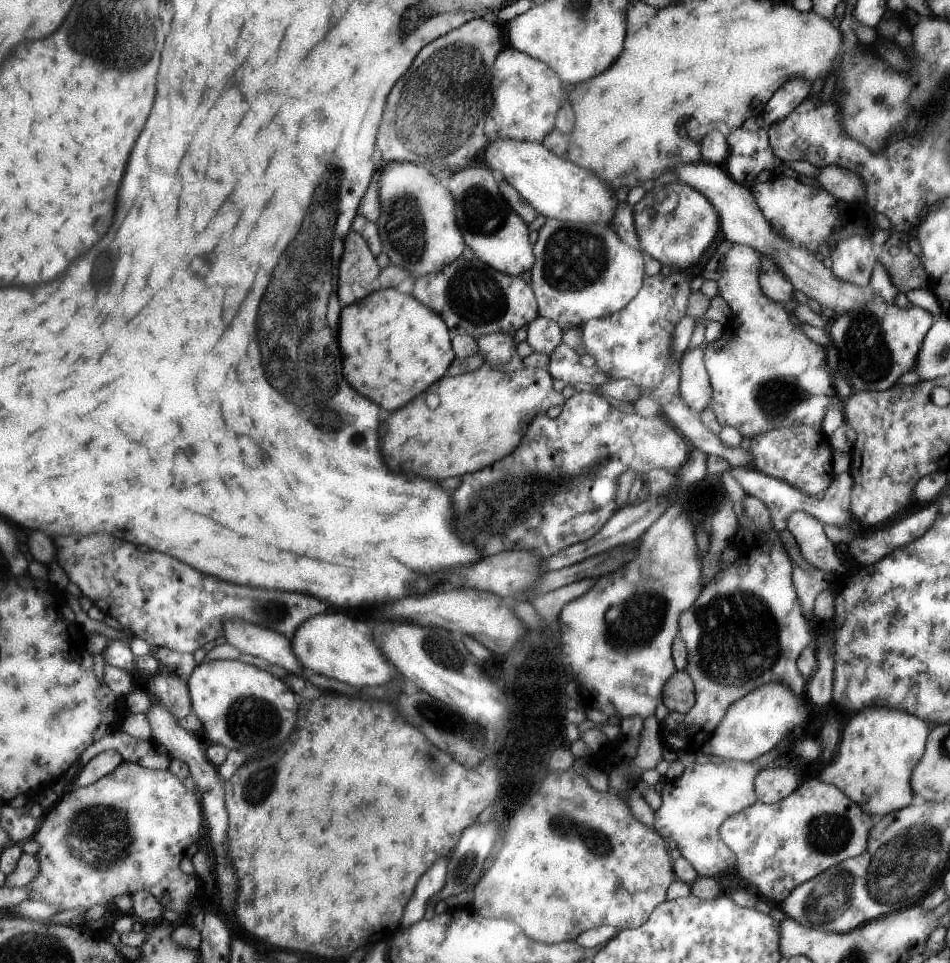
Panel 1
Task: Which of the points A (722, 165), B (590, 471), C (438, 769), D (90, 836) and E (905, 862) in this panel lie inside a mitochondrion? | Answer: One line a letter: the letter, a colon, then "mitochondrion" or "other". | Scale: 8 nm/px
A: other
B: mitochondrion
C: mitochondrion
D: mitochondrion
E: mitochondrion

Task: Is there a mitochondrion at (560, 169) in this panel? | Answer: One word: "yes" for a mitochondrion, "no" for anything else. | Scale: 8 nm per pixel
no

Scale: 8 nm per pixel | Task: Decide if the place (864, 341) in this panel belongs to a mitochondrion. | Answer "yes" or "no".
yes

